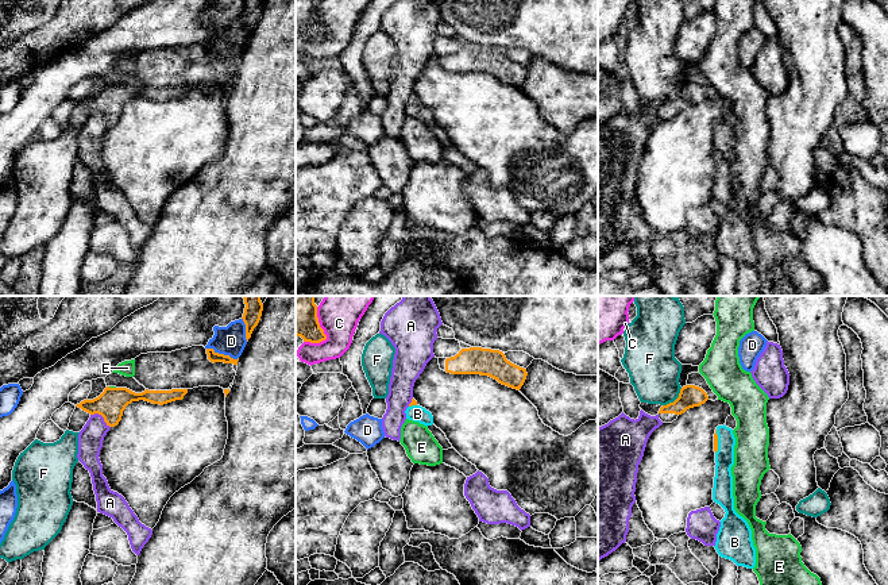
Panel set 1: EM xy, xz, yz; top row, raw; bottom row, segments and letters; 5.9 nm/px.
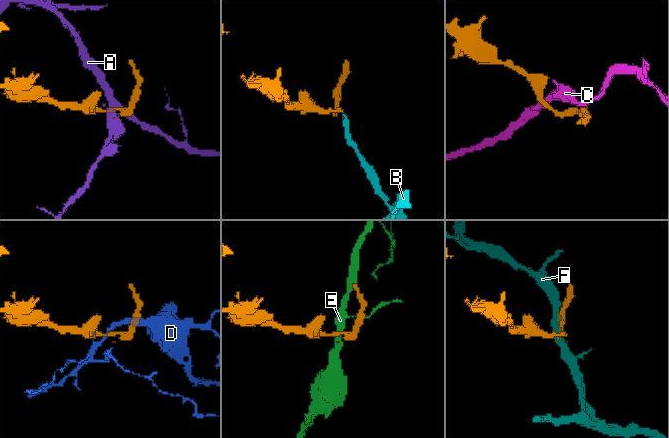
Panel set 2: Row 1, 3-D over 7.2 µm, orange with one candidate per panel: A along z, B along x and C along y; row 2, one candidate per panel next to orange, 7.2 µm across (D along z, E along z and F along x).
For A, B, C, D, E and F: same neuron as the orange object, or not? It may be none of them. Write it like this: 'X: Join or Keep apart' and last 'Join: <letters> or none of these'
A: Keep apart
B: Join
C: Keep apart
D: Keep apart
E: Keep apart
F: Keep apart
Join: B

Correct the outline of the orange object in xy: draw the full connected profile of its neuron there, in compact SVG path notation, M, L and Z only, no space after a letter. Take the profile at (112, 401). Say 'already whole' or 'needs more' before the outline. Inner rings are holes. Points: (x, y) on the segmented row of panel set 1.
already whole; M107 386L104 392L93 399L84 400L76 407L82 411L94 415L99 413L104 417L104 422L109 427L119 424L123 416L123 411L132 401L144 400L152 404L167 404L175 400L182 400L188 393L188 389L171 389L171 390L148 390L146 389L142 393L135 393L127 388L109 388Z

